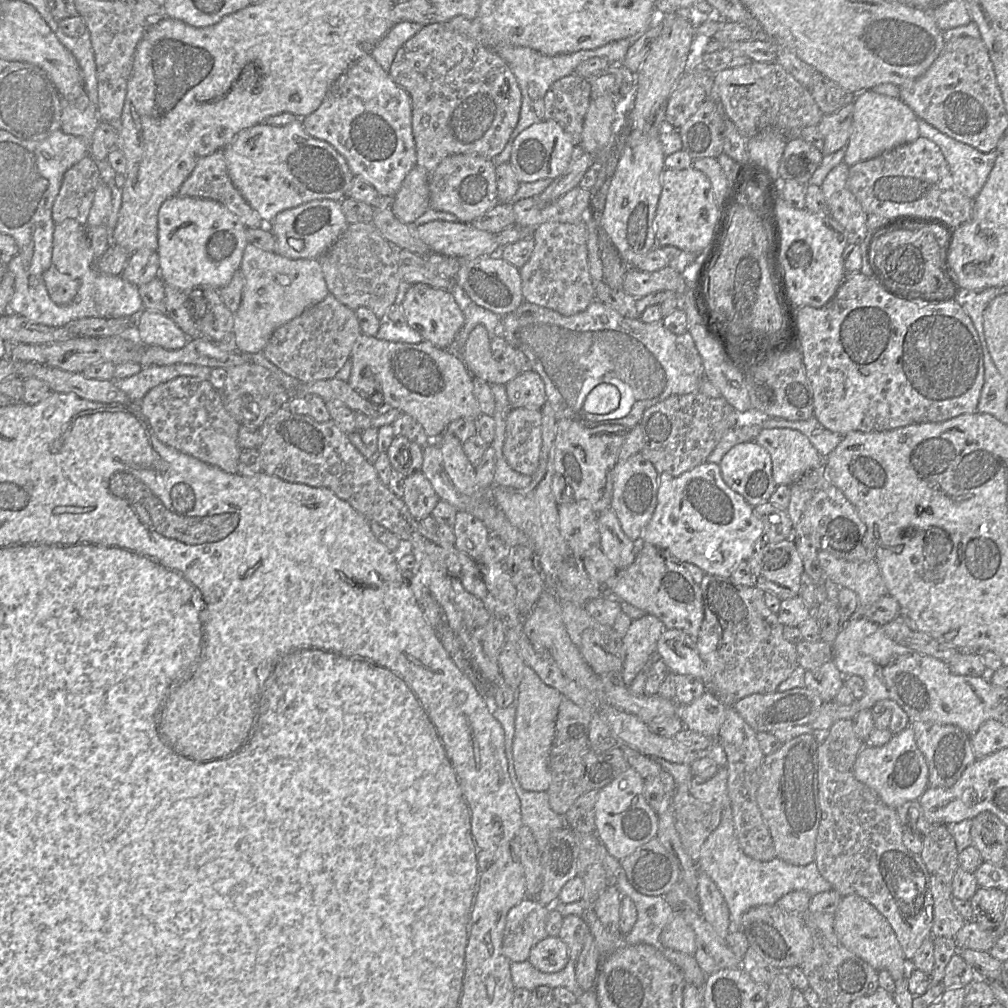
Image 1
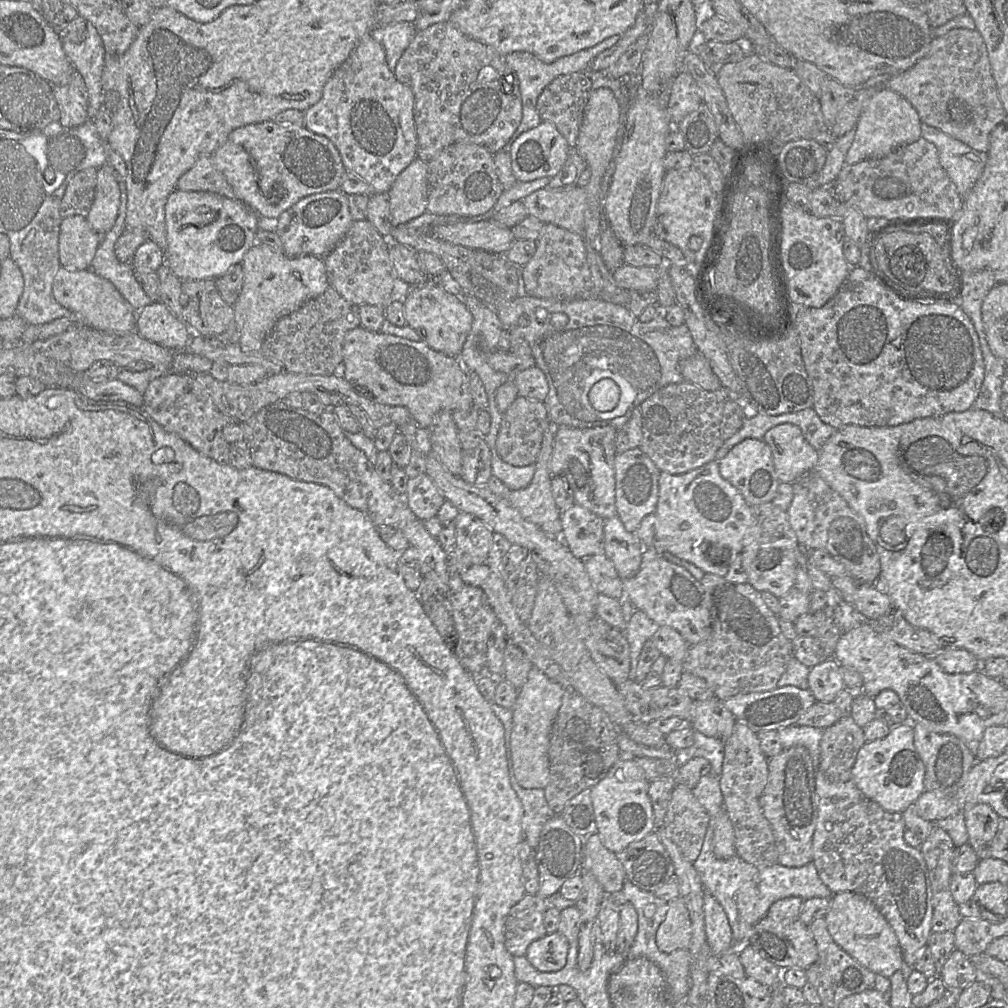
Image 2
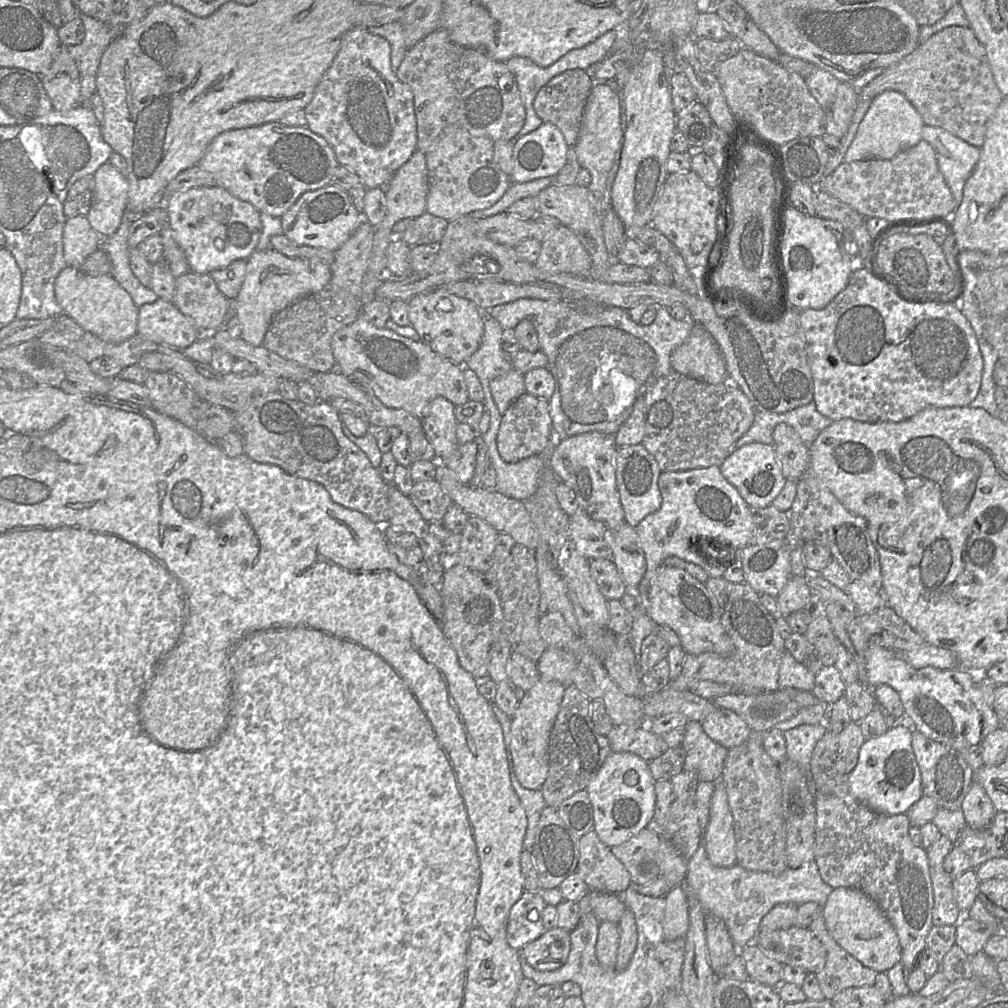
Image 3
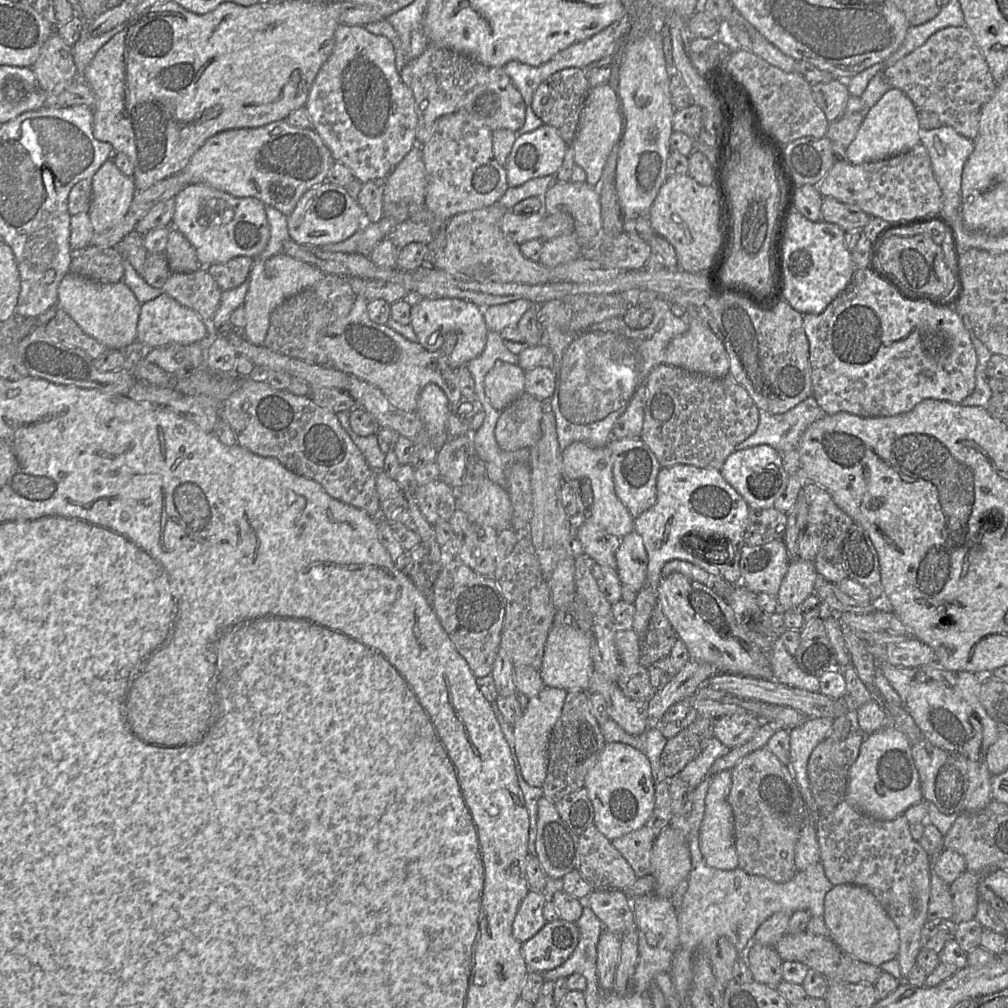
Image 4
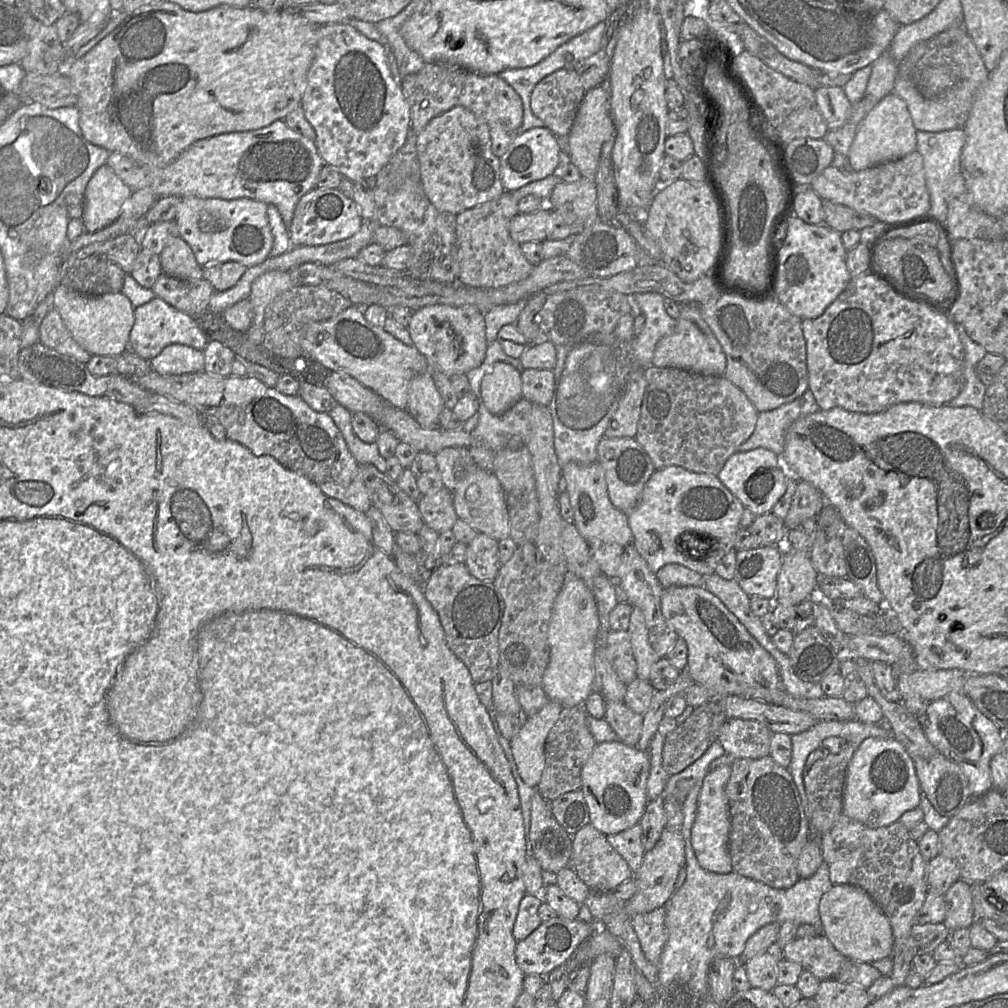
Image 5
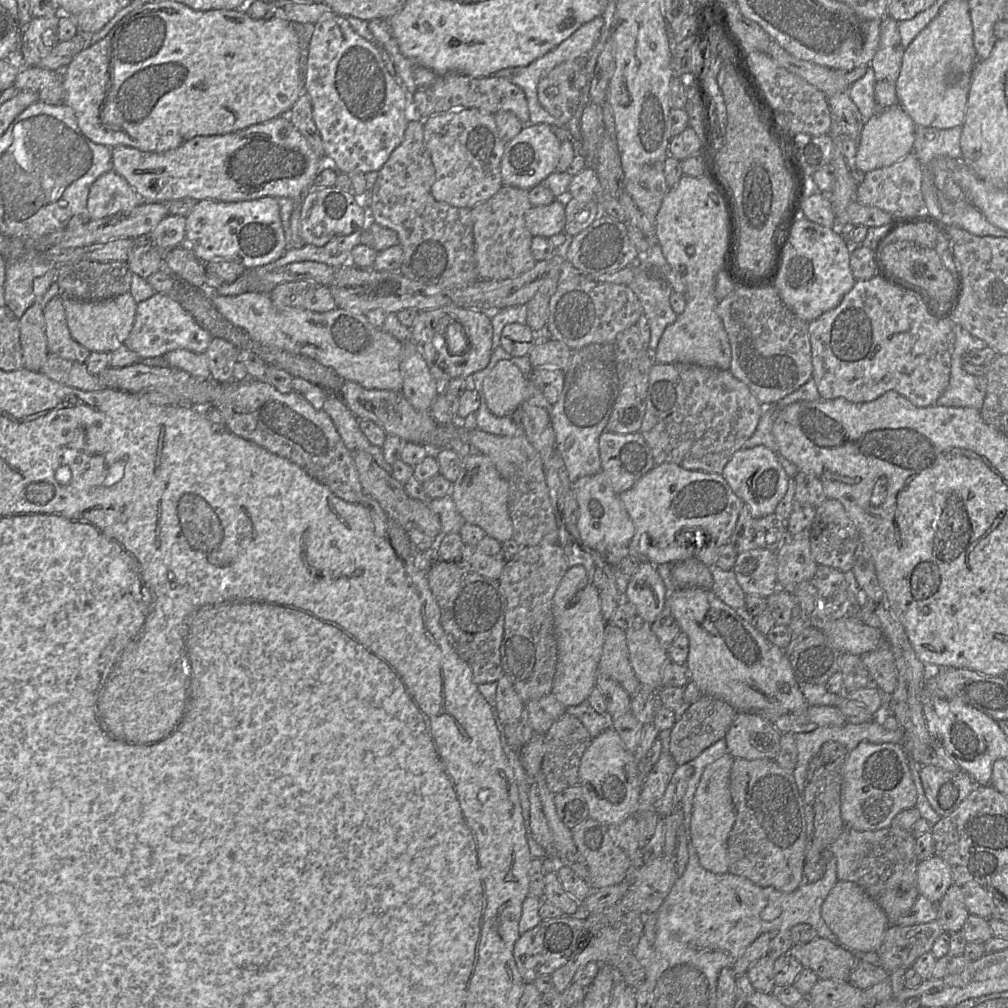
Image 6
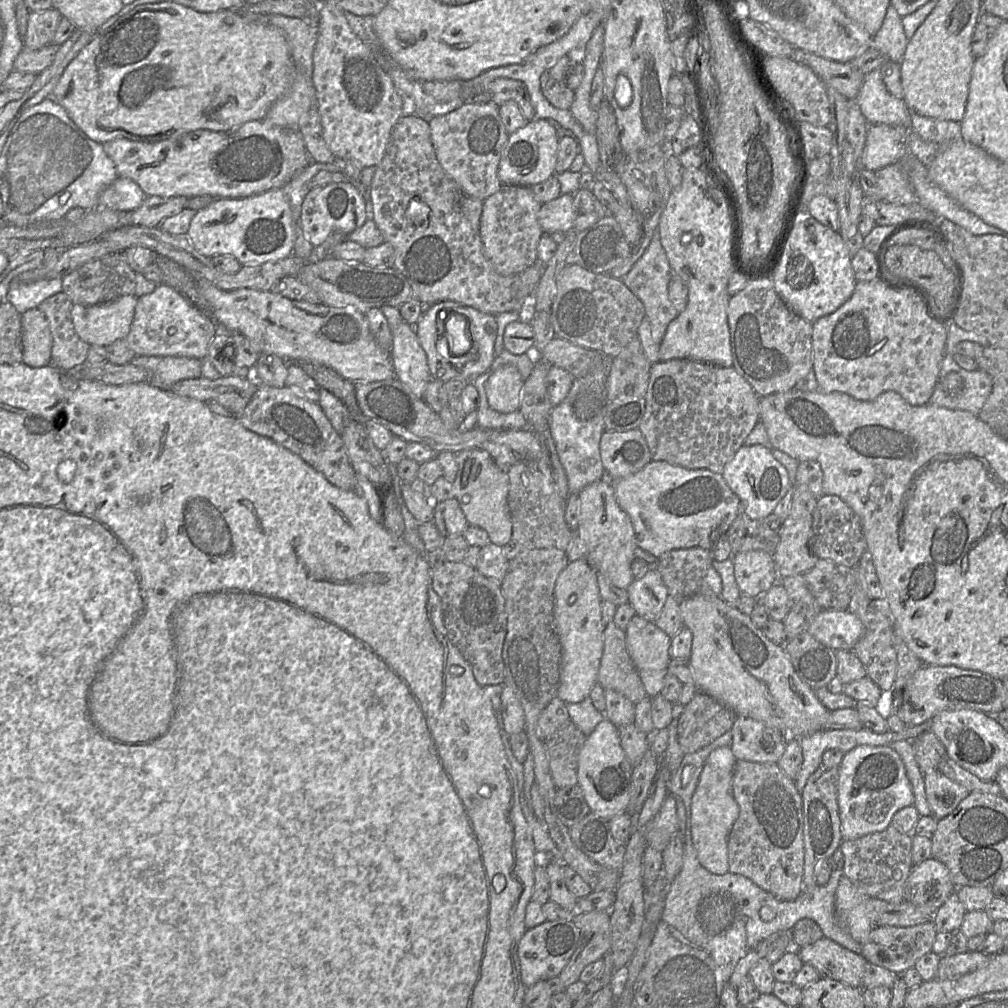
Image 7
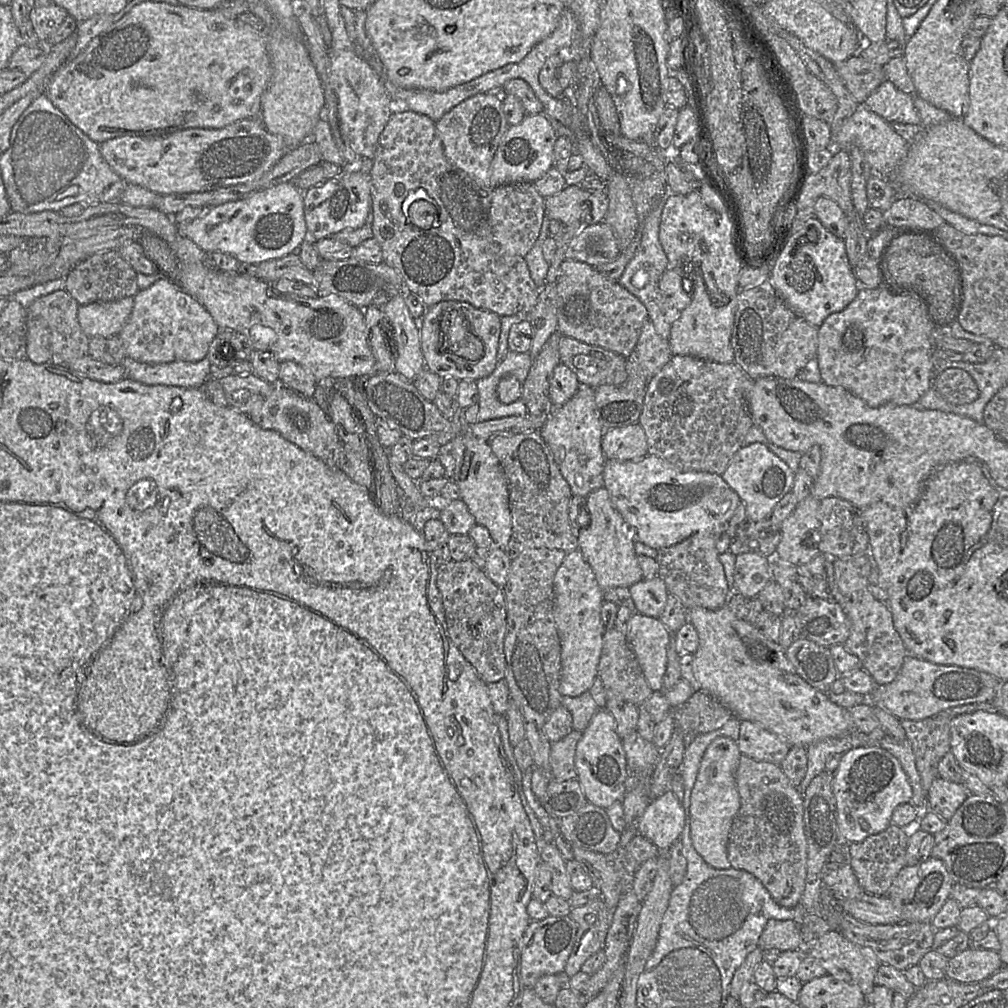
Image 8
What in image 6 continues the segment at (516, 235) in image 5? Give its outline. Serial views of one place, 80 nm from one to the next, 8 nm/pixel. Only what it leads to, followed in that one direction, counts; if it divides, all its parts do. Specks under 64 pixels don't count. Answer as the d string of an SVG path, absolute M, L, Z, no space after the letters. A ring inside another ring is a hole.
M554 200L546 206L532 207L525 214L525 225L533 237L549 239L563 233L565 226L565 205L562 200Z

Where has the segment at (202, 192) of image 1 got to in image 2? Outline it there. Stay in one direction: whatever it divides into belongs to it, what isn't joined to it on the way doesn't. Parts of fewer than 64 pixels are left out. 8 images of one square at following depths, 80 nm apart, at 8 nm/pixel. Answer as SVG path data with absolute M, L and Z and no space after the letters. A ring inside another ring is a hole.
M212 155L200 157L177 181L181 191L206 191L238 200L225 176L215 166Z

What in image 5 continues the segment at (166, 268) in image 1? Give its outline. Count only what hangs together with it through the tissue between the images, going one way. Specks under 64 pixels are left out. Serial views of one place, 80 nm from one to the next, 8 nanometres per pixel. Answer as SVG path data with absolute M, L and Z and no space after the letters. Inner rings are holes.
M183 197L174 222L177 235L190 246L200 266L235 261L248 268L270 257L274 238L267 208L266 203L248 198L224 200Z

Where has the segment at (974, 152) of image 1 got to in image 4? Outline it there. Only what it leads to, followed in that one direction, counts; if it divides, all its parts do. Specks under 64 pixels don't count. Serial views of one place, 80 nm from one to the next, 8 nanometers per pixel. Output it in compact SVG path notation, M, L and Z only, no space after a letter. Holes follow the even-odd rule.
M945 125L930 130L920 128L918 135L920 143L928 151L932 171L941 190L941 210L934 214L944 221L947 219L952 221L960 210L962 171L968 157L973 152L973 141Z

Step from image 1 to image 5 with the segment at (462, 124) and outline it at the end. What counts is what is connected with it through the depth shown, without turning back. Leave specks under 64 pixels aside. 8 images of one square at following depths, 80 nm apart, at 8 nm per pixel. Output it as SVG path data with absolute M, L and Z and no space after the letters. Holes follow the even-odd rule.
M425 63L422 69L401 78L401 88L410 107L411 132L419 135L435 117L461 106L490 124L502 123L518 130L523 123L521 97L499 75L483 75L456 65Z

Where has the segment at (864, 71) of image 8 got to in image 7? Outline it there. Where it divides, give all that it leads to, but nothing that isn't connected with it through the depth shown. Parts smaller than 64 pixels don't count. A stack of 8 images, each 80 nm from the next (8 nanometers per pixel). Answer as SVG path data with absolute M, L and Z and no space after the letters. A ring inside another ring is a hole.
M794 48L790 58L810 68L826 87L834 88L847 99L855 100L857 97L865 74L852 62L836 62L799 48Z

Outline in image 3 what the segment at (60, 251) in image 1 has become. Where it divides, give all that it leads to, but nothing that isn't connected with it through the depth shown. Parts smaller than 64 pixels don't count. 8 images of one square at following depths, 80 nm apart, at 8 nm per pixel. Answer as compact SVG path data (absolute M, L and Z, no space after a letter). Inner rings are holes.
M87 216L67 218L63 228L63 257L67 266L79 268L100 247L101 236L91 227Z

